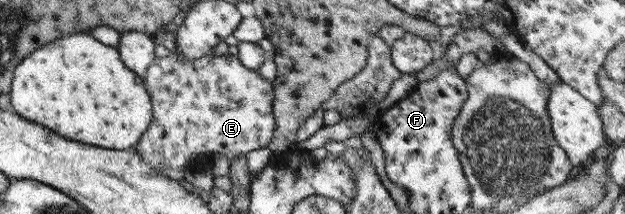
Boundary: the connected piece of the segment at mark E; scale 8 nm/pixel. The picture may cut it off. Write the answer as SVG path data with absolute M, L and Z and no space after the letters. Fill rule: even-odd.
M169 52L165 57L156 57L145 70L145 87L149 91L152 122L134 145L137 154L151 169L165 175L167 169L189 169L201 161L211 161L215 153L235 159L253 149L267 147L275 127L273 118L273 84L261 77L257 70L247 69L236 56L201 56L193 60L179 58L177 52Z

